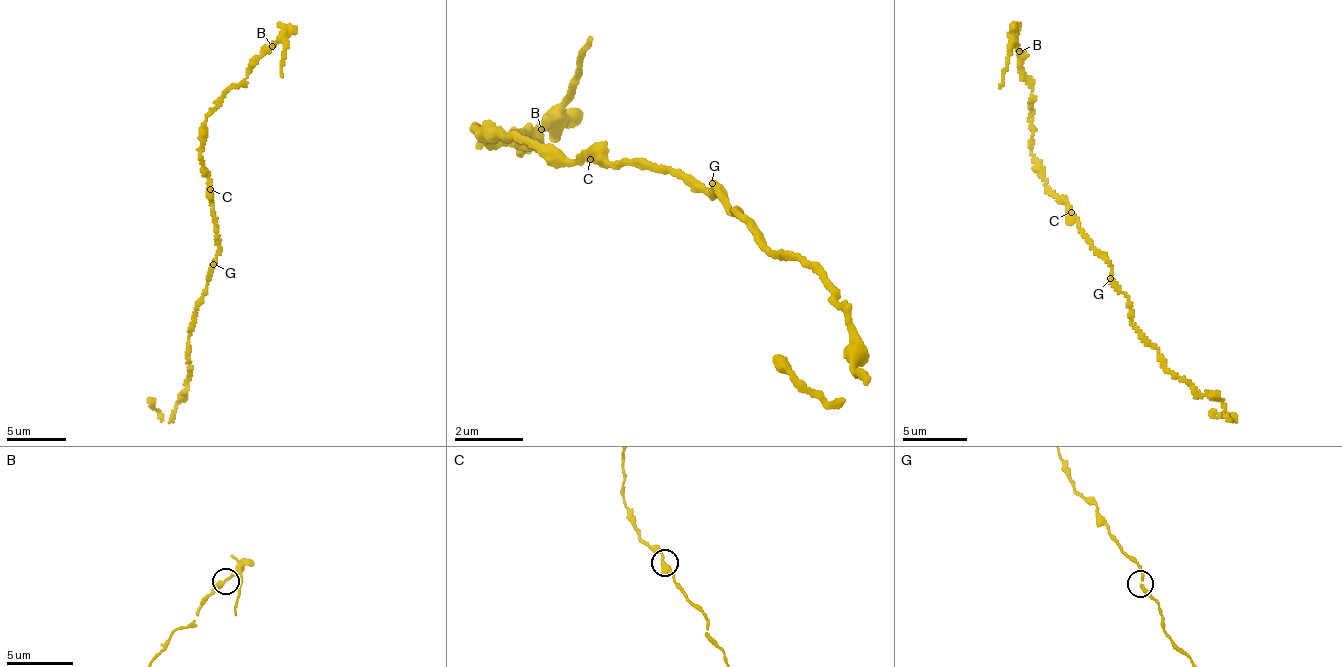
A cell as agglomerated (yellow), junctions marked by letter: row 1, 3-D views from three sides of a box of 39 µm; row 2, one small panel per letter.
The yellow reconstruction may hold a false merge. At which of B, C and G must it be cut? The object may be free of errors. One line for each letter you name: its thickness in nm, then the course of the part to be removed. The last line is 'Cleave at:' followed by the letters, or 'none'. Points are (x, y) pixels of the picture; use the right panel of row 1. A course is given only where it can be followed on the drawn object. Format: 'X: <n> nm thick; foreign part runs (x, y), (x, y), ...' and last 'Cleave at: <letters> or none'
B: 360 nm thick; foreign part runs (1019, 51), (1011, 45), (1000, 88)
Cleave at: B

